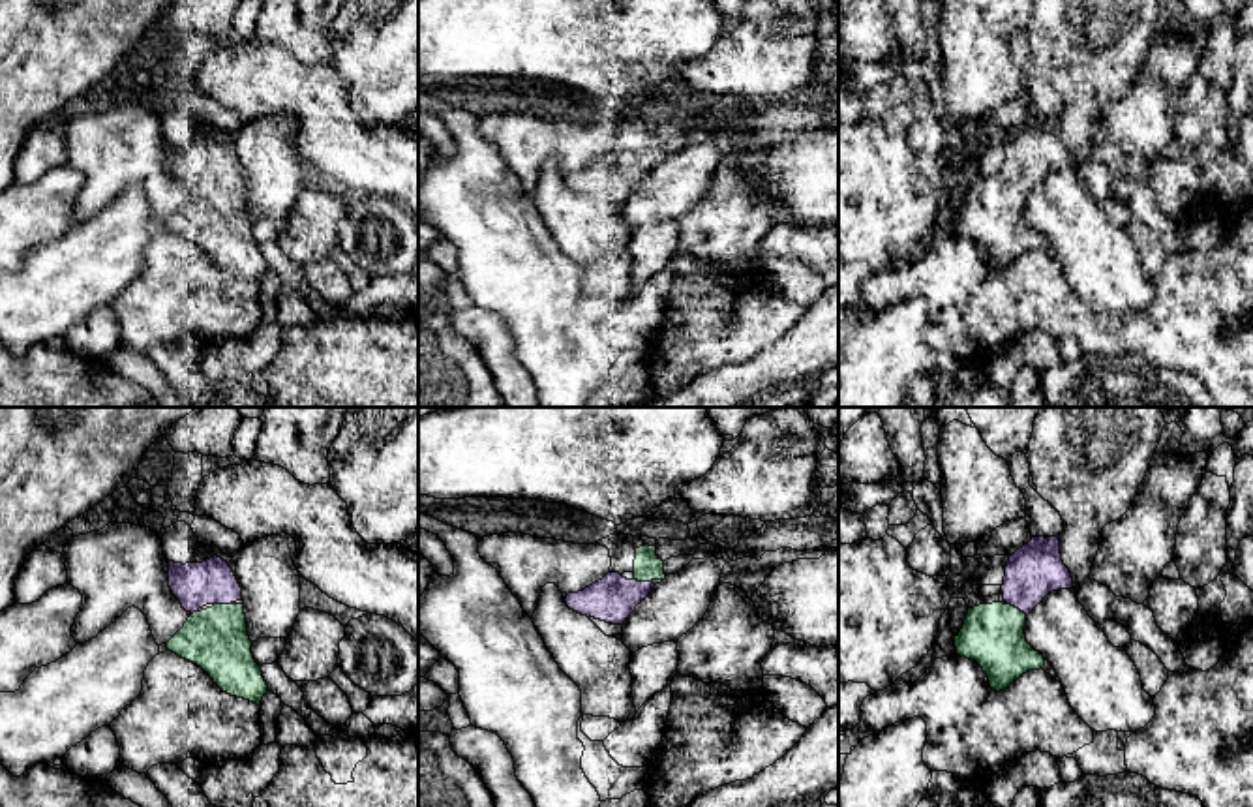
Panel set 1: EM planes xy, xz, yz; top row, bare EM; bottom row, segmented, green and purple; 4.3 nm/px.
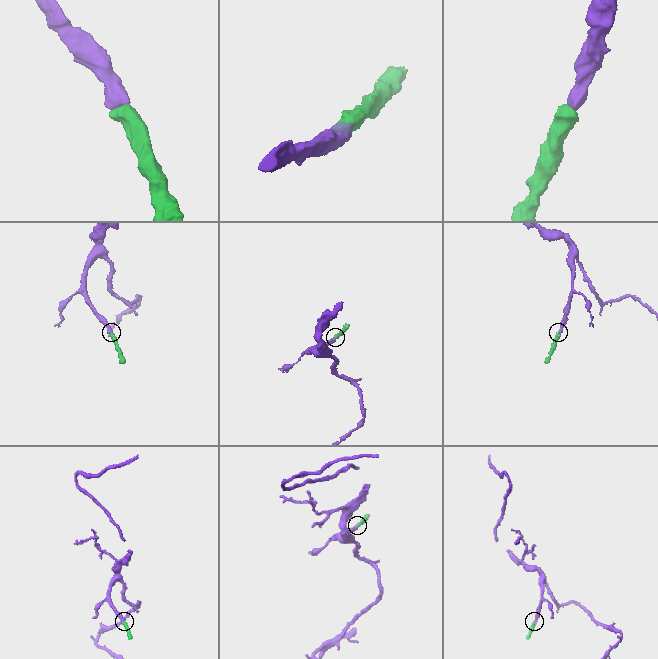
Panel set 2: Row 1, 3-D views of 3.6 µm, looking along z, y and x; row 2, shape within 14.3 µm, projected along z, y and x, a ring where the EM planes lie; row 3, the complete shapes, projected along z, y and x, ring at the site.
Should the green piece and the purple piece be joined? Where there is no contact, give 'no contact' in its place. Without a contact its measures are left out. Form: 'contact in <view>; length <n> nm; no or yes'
contact in yz; length 110 nm; yes

